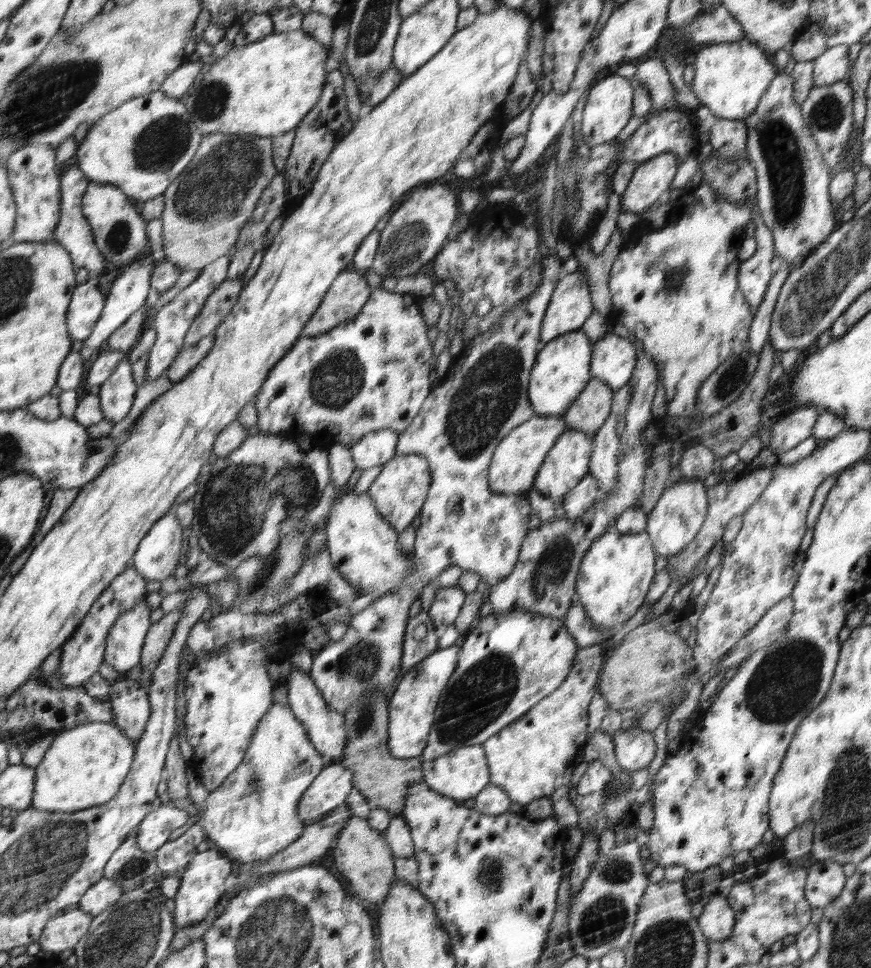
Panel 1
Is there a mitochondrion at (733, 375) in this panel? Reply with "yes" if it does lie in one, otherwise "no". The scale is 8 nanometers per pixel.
yes

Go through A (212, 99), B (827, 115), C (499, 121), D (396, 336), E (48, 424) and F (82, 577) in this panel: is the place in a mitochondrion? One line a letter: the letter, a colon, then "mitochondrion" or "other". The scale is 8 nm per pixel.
A: mitochondrion
B: mitochondrion
C: other
D: other
E: other
F: other

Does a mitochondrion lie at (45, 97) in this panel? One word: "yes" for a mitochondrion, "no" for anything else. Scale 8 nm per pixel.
yes

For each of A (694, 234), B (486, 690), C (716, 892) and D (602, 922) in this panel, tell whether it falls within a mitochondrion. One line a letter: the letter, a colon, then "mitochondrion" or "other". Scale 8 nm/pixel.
A: other
B: mitochondrion
C: other
D: mitochondrion

